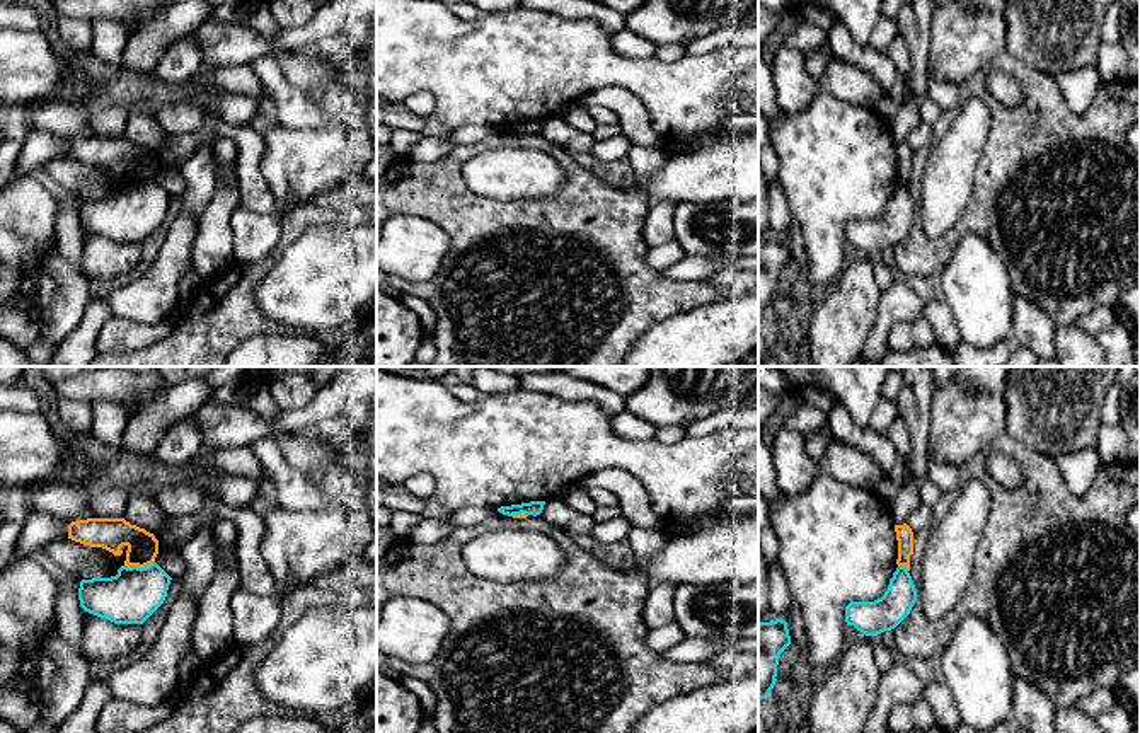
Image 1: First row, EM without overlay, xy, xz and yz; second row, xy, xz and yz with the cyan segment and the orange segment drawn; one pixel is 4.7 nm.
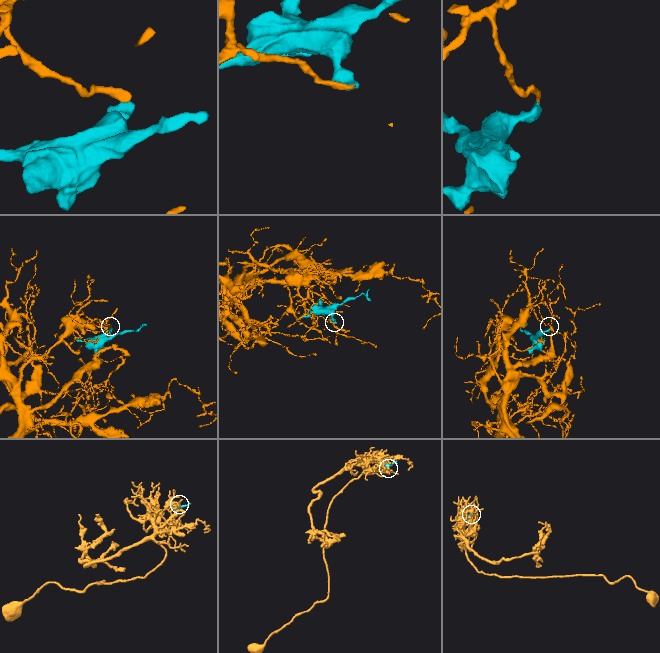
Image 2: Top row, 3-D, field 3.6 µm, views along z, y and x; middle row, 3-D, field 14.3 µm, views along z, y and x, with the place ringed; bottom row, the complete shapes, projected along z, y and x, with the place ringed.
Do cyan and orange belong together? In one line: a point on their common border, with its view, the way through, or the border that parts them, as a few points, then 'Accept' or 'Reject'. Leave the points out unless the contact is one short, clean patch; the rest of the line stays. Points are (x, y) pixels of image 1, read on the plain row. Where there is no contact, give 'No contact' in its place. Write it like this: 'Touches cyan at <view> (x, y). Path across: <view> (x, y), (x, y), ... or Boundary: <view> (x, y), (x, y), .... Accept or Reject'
Touches cyan at xy (137, 184). Boundary: xy (154, 178), (143, 184), (125, 184). Reject

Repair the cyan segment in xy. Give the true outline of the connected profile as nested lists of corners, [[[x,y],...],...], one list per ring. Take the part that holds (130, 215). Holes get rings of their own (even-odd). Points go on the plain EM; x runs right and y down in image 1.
[[[155,179],[145,186],[121,184],[116,194],[82,198],[78,206],[80,225],[114,242],[143,242],[164,222],[170,198]]]

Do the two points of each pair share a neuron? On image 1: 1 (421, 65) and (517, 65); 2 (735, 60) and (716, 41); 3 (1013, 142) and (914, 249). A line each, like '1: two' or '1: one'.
1: one
2: two
3: one

